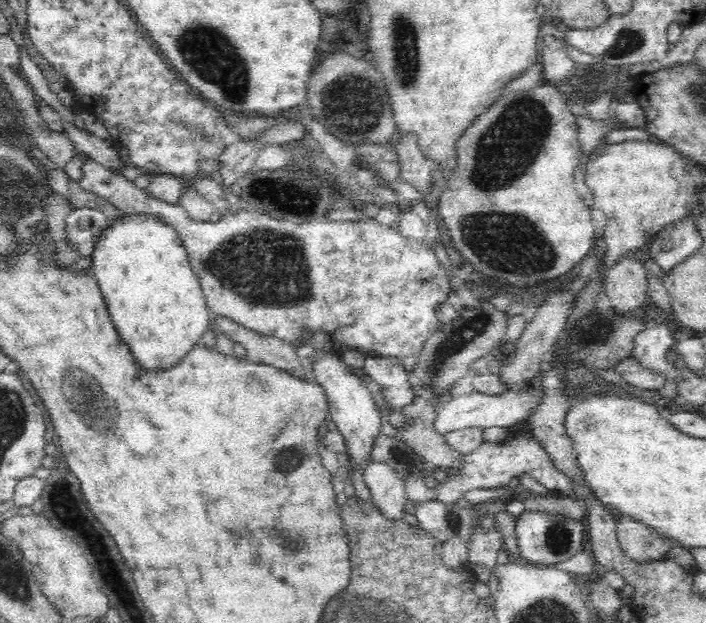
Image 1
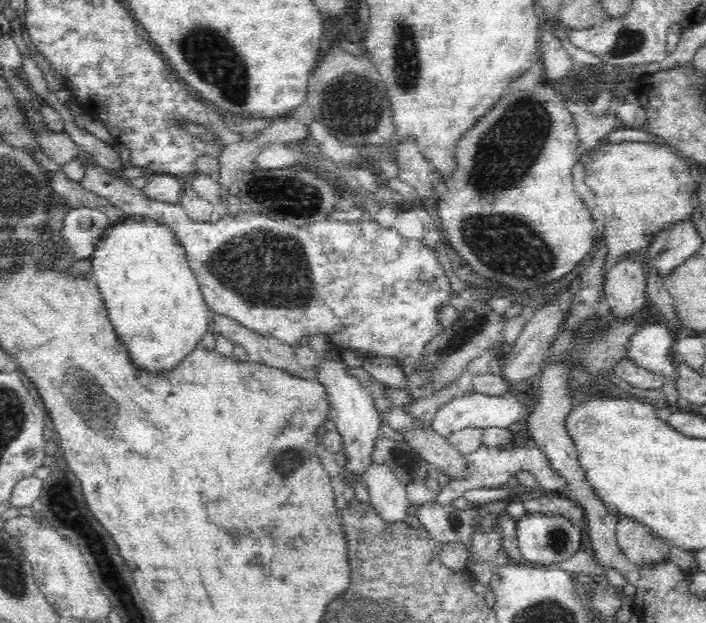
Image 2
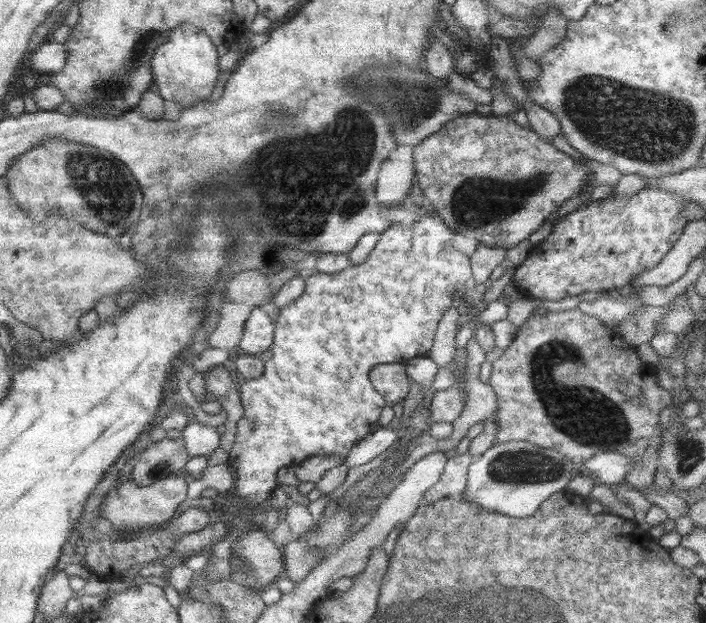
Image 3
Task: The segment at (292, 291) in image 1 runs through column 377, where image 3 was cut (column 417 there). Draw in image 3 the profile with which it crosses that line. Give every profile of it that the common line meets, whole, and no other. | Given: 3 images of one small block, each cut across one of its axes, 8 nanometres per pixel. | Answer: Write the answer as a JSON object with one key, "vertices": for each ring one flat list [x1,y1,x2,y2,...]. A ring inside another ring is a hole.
{"vertices":[[432,211,424,214,418,221,410,226,394,223,387,228,377,240,368,258,360,264,353,264,350,268,344,268,334,274,313,272,305,278,305,288,303,294,292,303,283,306,274,315,274,338,270,352,272,358,264,362,262,375,255,379,246,379,244,384,238,389,244,415,238,419,237,432,233,447,229,453,227,463,236,470,236,484,233,494,239,495,245,504,262,504,277,487,276,473,281,466,295,466,311,456,320,455,342,455,346,458,350,449,364,438,369,432,379,428,378,418,382,408,388,403,383,396,372,388,368,374,376,364,384,363,407,363,414,357,426,356,433,345,439,320,443,317,453,302,453,294,458,290,458,286,474,286,475,280,472,276,470,260,466,254,456,250,452,245,455,232,450,230,443,219]]}

